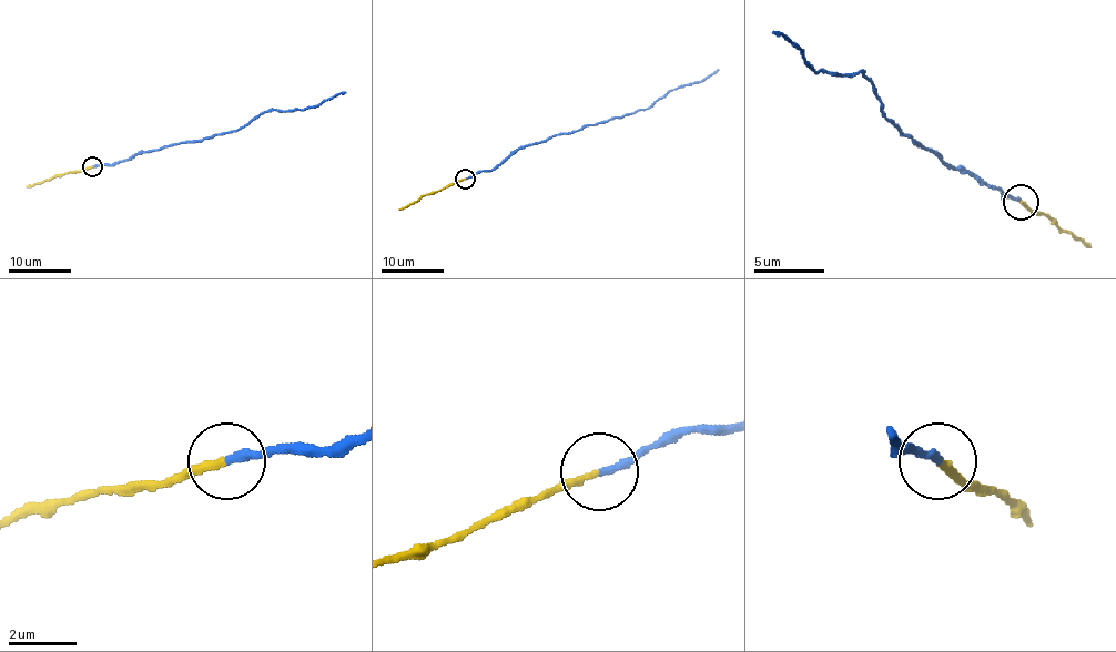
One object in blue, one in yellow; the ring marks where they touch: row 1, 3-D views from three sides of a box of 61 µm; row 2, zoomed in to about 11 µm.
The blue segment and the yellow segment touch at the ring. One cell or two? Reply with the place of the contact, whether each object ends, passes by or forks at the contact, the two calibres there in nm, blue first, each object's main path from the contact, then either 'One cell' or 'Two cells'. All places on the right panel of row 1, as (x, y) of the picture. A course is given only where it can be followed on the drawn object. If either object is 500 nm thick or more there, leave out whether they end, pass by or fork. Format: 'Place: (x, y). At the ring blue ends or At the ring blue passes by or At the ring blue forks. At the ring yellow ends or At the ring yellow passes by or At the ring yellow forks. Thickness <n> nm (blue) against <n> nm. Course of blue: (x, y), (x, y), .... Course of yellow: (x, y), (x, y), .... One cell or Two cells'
Place: (1021, 202). At the ring blue ends. At the ring yellow ends. Thickness 240 nm (blue) against 200 nm. Course of blue: (1020, 202), (920, 145), (892, 121), (860, 71), (817, 71), (785, 36), (771, 32). Course of yellow: (1020, 202), (1073, 237), (1079, 237), (1091, 248). One cell

